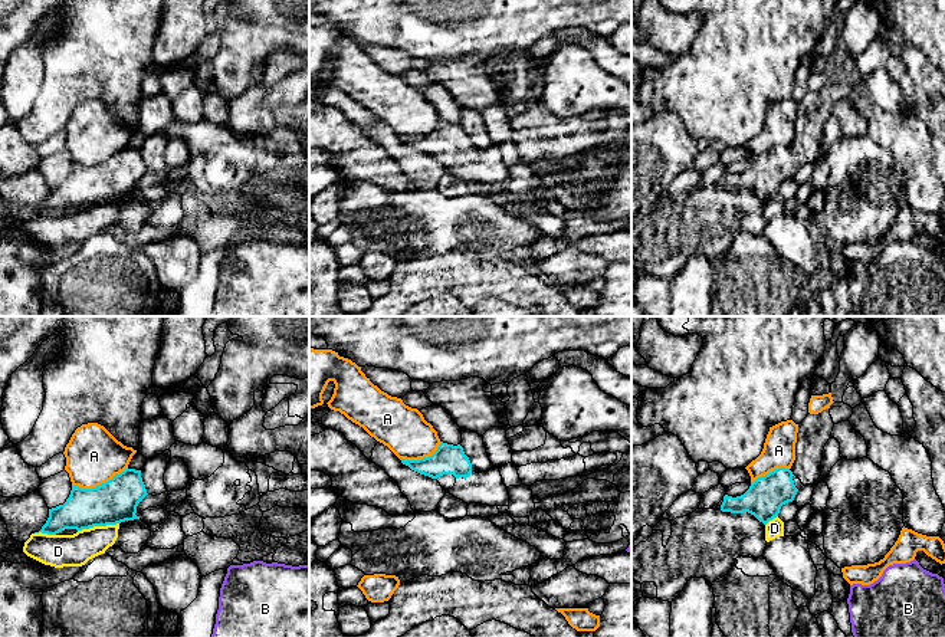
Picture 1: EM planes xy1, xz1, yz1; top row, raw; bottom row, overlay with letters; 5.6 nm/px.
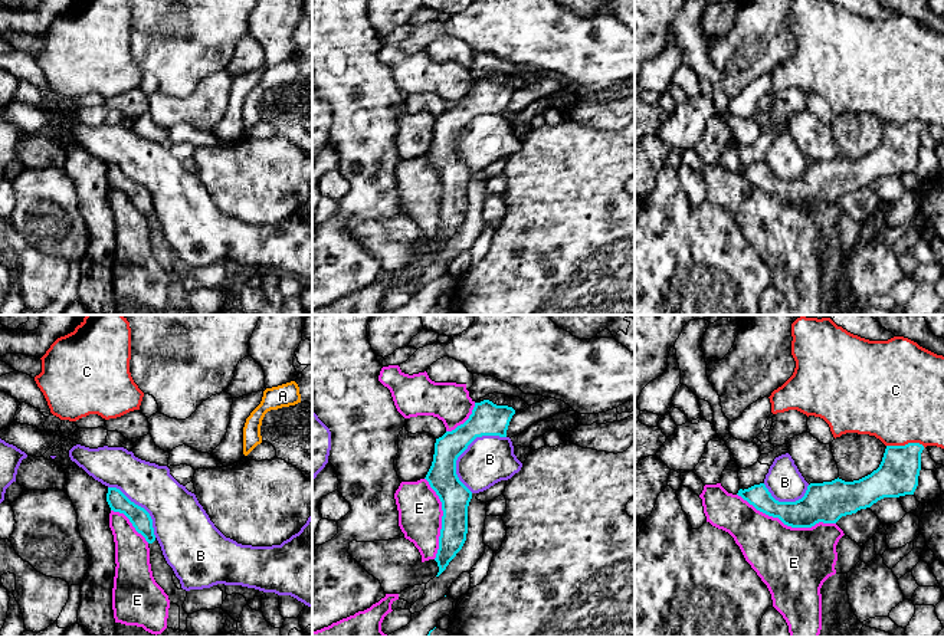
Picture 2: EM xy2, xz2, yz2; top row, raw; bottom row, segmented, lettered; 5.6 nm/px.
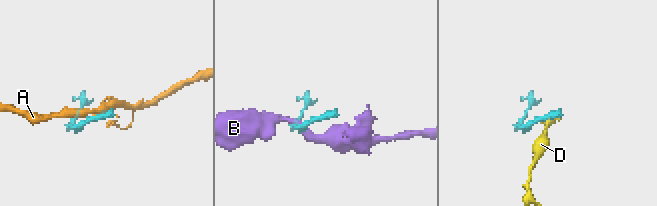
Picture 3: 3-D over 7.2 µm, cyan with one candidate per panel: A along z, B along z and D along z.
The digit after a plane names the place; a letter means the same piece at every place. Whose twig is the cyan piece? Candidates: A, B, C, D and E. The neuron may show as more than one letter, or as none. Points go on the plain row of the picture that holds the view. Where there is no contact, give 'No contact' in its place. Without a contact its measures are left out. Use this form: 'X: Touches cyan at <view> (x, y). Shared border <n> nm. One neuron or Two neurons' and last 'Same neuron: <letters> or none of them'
A: Touches cyan at xy1 (99, 163). Shared border 320 nm. Two neurons
B: Touches cyan at xz2 (465, 127). Shared border 380 nm. Two neurons
C: Touches cyan at yz2 (905, 122). Shared border 220 nm. Two neurons
D: Touches cyan at xy1 (98, 203). Shared border 240 nm. Two neurons
E: Touches cyan at yz2 (786, 202). Shared border 600 nm. Two neurons
Same neuron: none of them

